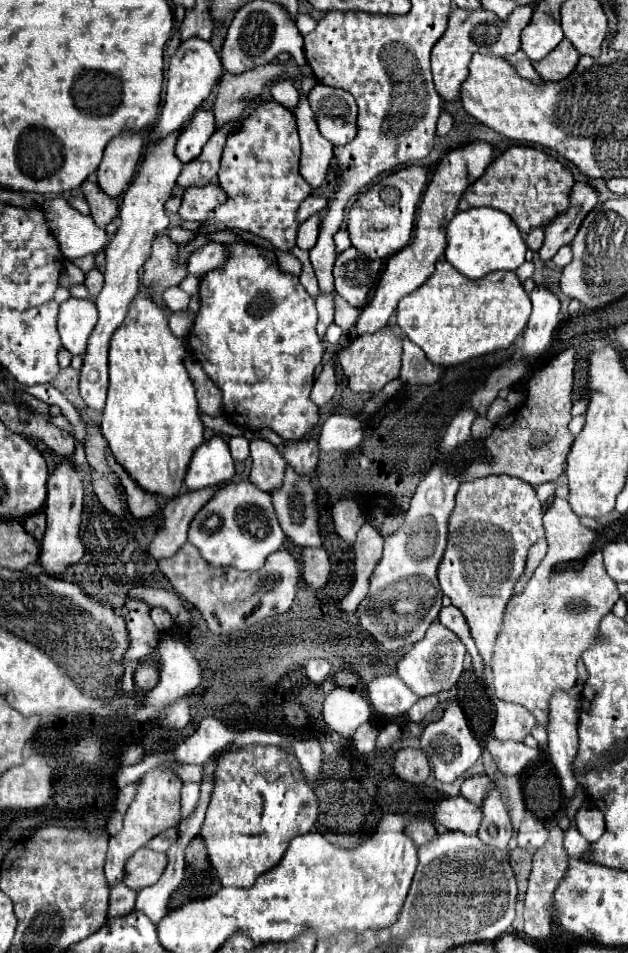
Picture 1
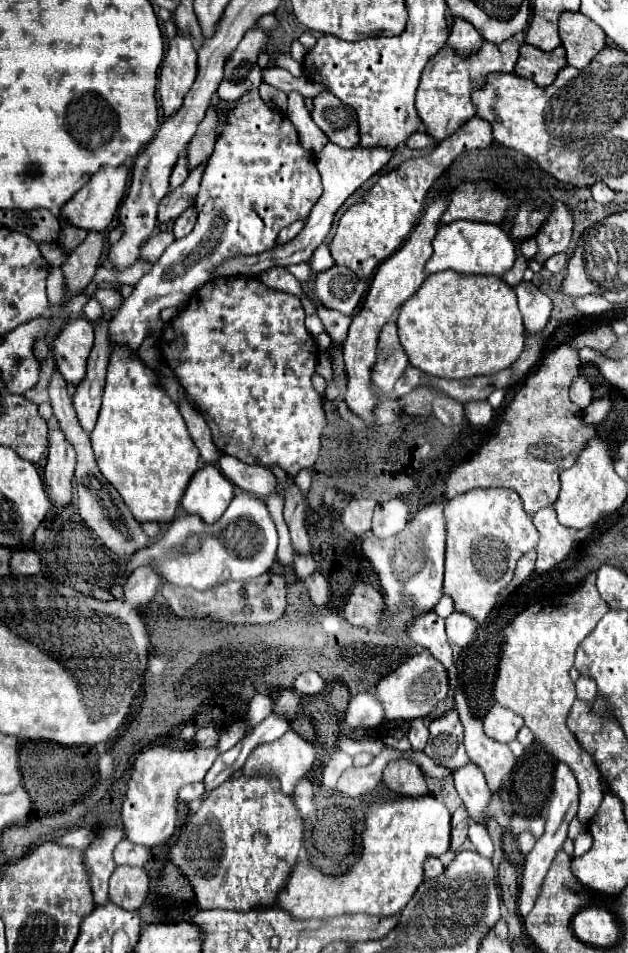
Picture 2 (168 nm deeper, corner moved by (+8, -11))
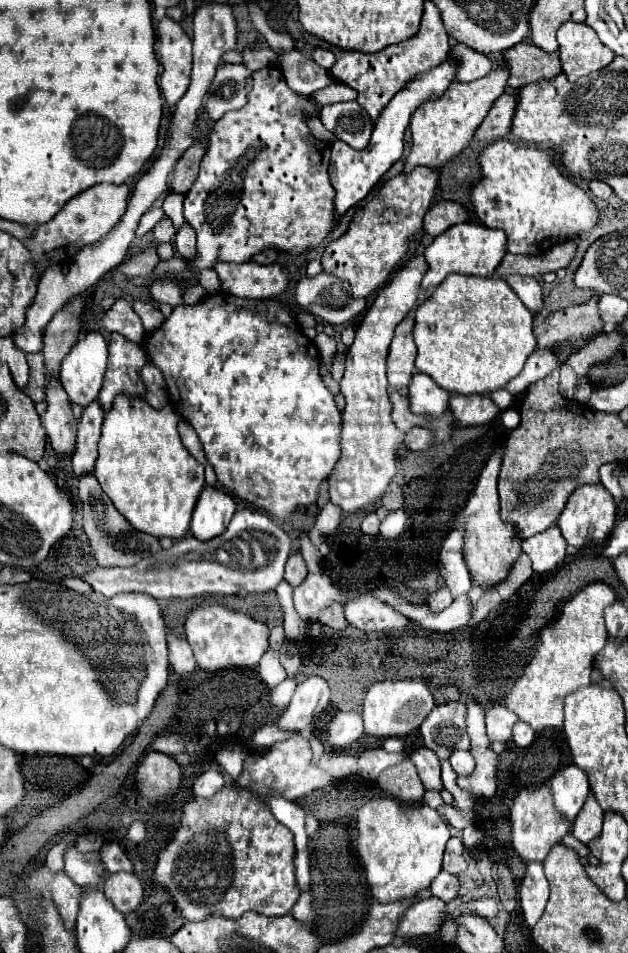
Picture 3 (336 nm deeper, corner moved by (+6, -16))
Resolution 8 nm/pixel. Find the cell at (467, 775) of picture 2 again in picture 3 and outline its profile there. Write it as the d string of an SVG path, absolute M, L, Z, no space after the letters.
M454 750L448 760L450 760L452 768L456 770L456 774L460 774L460 776L470 776L474 772L474 756L470 752Z

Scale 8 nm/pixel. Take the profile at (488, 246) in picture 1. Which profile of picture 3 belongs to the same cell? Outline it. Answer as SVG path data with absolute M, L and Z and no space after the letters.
M478 222L454 224L440 236L436 236L424 250L424 260L428 270L422 278L422 288L436 288L448 274L466 274L466 276L492 276L496 266L506 254L506 234L502 230L484 228Z

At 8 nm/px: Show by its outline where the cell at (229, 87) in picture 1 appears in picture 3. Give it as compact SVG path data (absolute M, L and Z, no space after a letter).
M196 142L182 154L182 158L176 162L174 178L170 182L172 192L186 194L190 190L190 184L194 184L194 180L198 176L198 164L200 164L200 160L204 156L204 150L206 148L200 142Z

